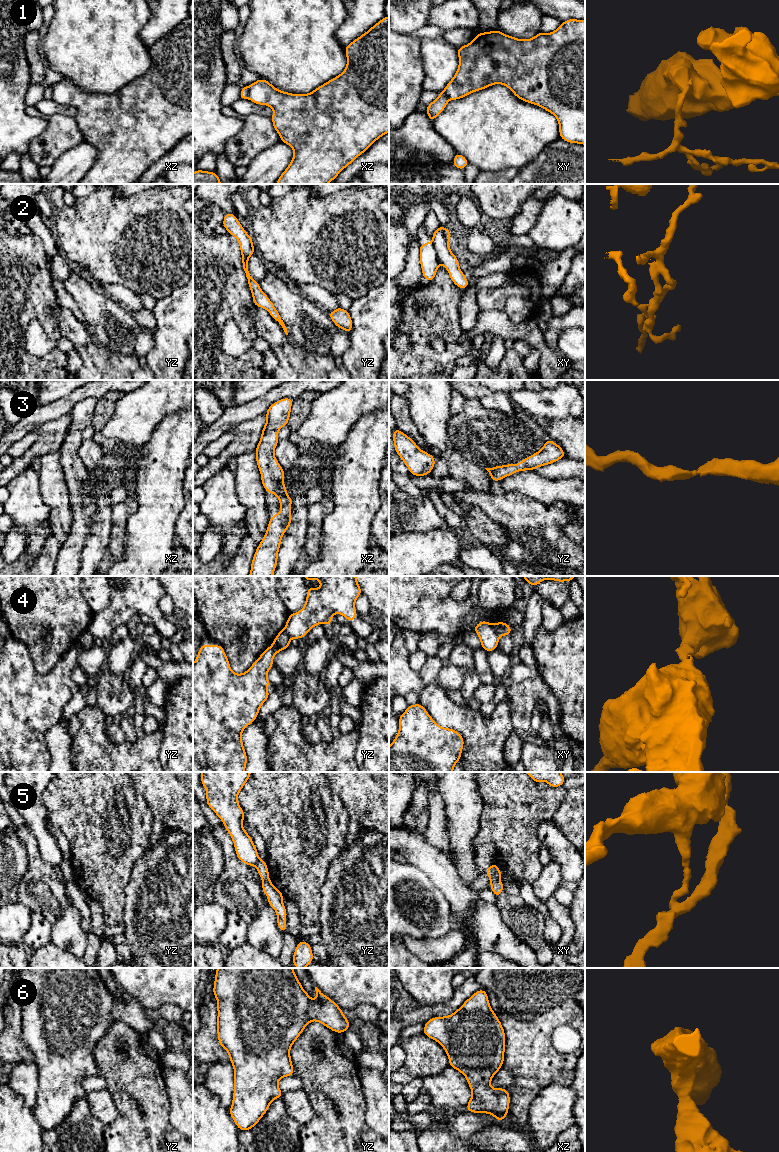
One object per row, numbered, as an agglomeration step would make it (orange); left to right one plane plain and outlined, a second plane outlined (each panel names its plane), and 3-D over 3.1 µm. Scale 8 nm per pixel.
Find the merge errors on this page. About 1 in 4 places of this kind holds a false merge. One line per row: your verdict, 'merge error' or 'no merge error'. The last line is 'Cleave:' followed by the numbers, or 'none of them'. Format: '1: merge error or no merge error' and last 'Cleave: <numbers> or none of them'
1: merge error
2: merge error
3: no merge error
4: merge error
5: merge error
6: no merge error
Cleave: 1, 2, 4, 5

